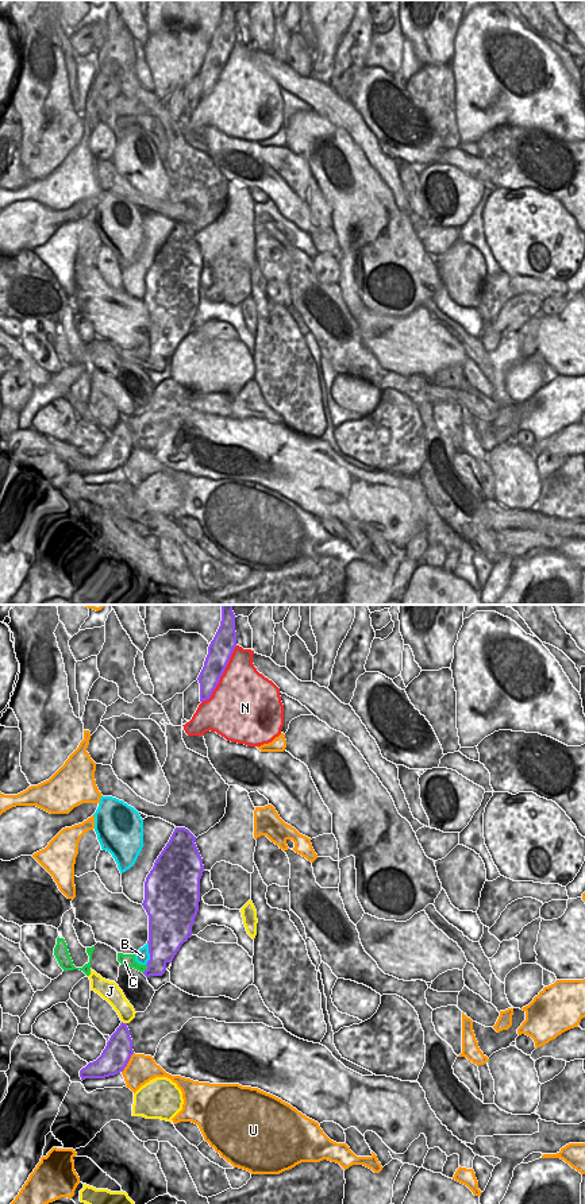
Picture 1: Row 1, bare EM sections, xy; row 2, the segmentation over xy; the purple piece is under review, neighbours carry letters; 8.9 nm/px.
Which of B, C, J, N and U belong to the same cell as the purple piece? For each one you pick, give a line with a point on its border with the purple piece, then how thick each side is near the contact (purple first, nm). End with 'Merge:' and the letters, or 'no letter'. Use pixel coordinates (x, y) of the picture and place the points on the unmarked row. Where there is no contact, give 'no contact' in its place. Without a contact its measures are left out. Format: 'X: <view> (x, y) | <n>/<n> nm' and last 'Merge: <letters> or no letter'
Merge: no letter

